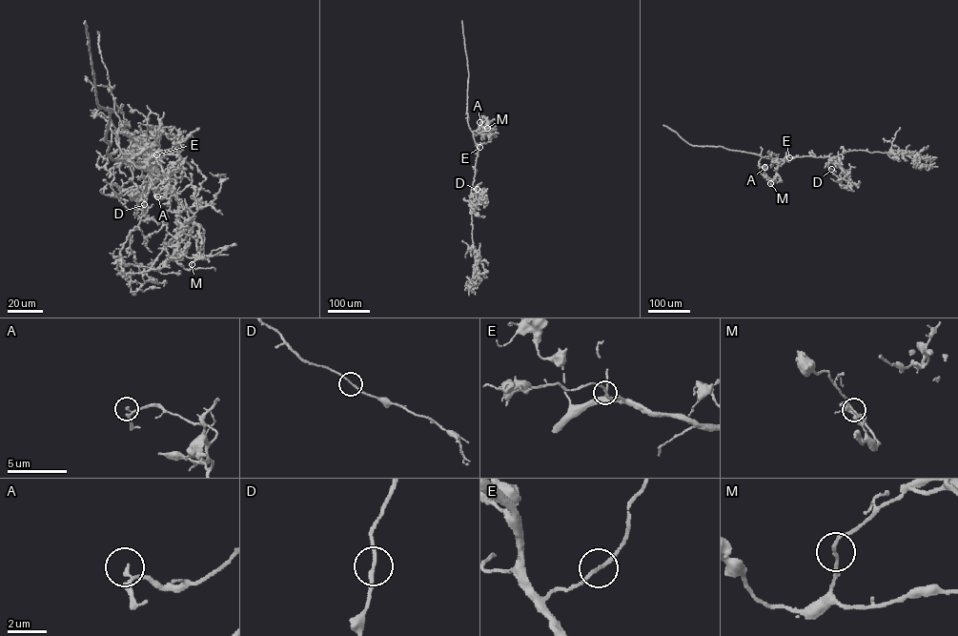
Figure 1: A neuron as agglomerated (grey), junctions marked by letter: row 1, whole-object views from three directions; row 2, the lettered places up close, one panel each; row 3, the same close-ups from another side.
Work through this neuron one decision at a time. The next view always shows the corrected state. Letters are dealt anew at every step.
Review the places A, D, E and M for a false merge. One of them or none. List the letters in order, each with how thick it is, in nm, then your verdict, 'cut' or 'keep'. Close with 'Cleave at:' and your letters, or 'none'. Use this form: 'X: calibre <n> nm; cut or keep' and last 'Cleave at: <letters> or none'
A: calibre 150 nm; keep
D: calibre 170 nm; keep
E: calibre 160 nm; keep
M: calibre 160 nm; keep
Cleave at: none

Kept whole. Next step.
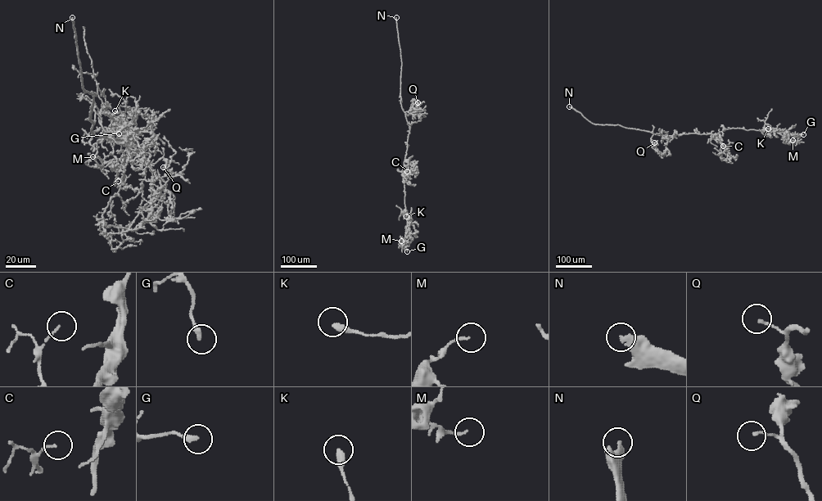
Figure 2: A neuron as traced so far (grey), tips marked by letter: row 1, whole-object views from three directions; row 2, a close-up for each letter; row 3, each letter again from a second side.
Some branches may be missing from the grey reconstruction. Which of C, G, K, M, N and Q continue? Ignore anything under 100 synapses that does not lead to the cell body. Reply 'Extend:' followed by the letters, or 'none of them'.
Extend: N

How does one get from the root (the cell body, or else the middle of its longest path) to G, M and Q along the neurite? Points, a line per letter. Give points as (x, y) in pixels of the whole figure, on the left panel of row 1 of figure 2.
G: (121, 130), (104, 130), (99, 120), (104, 106), (119, 122), (111, 123), (97, 142), (110, 132), (119, 133)
M: (121, 130), (104, 130), (104, 106), (136, 149), (99, 168), (85, 163), (92, 156)
Q: (121, 130), (130, 135), (110, 137), (138, 151), (160, 181), (151, 211), (168, 180), (163, 167)

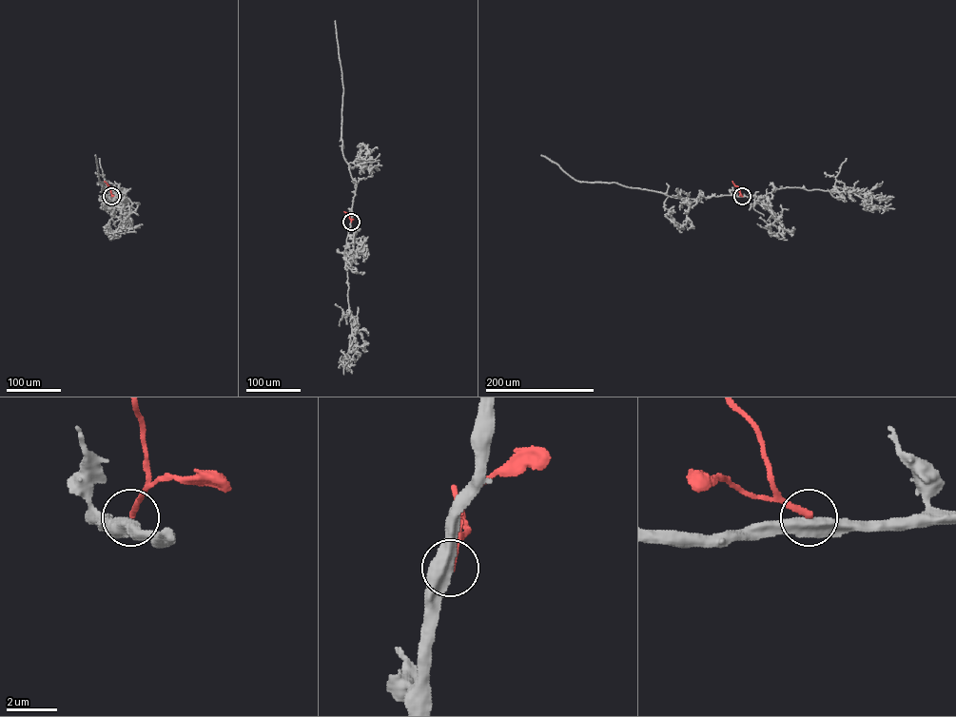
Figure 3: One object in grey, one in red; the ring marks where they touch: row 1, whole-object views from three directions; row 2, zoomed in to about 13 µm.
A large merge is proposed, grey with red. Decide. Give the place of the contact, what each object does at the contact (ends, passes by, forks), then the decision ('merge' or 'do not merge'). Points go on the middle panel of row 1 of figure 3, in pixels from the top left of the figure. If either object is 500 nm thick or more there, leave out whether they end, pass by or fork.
(351, 222) | do not merge

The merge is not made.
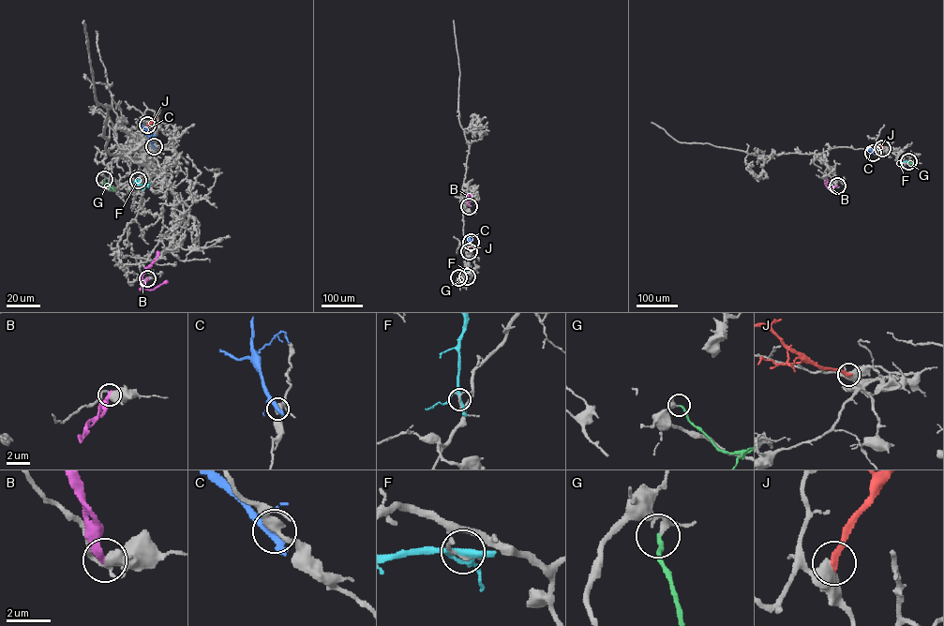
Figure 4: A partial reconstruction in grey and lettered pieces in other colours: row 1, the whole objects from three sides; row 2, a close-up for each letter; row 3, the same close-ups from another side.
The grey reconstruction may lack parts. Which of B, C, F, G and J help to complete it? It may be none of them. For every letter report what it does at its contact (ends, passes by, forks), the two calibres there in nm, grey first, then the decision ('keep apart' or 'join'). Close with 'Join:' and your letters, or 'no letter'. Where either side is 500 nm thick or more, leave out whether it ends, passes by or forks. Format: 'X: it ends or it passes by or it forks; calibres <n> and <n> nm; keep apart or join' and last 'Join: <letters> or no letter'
B: it ends; calibres 400 and 360 nm; keep apart
C: it ends; calibres 360 and 400 nm; keep apart
F: it forks; calibres 190 and 240 nm; keep apart
G: it ends; calibres 200 and 200 nm; keep apart
J: it ends; calibres 400 and 240 nm; keep apart
Join: no letter

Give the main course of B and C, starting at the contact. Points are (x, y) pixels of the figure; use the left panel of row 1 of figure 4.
B: (147, 277), (139, 289), (144, 288), (142, 275), (157, 251)
C: (154, 146), (149, 130), (138, 121)

